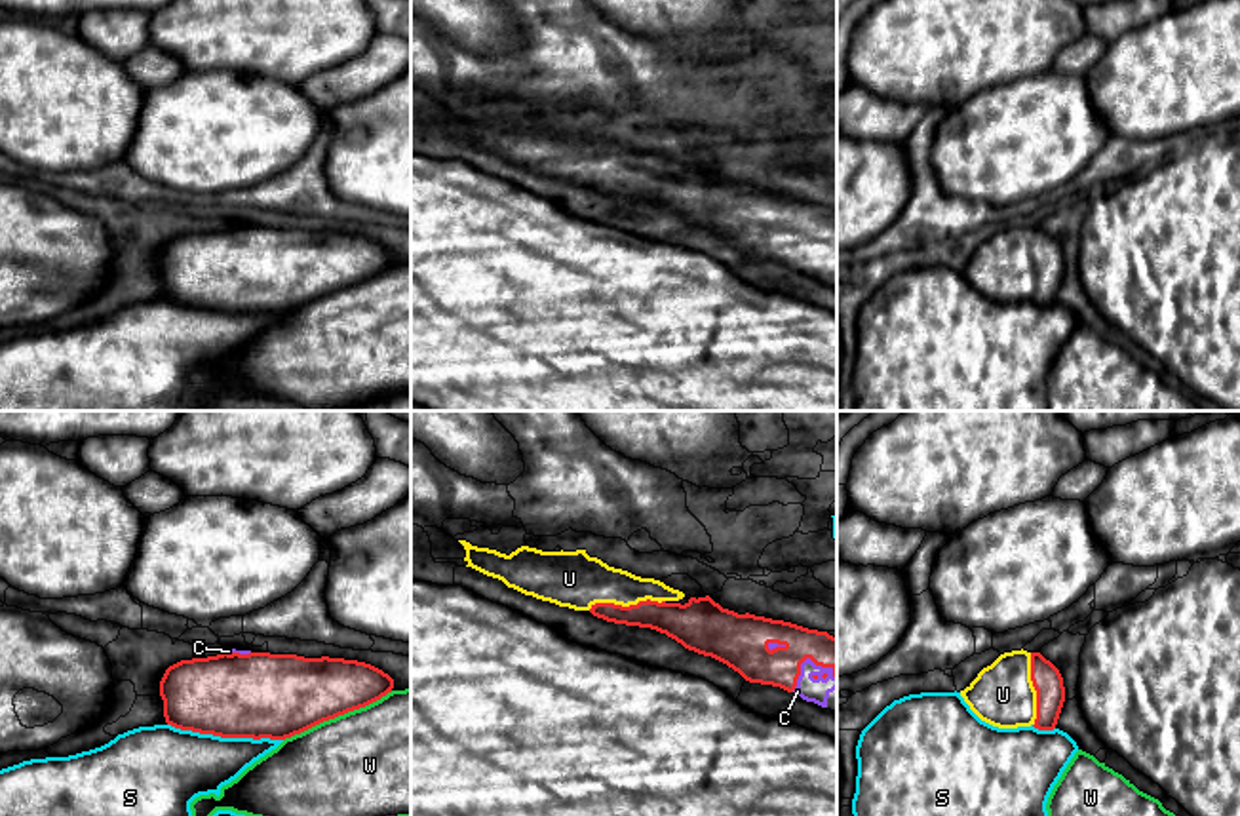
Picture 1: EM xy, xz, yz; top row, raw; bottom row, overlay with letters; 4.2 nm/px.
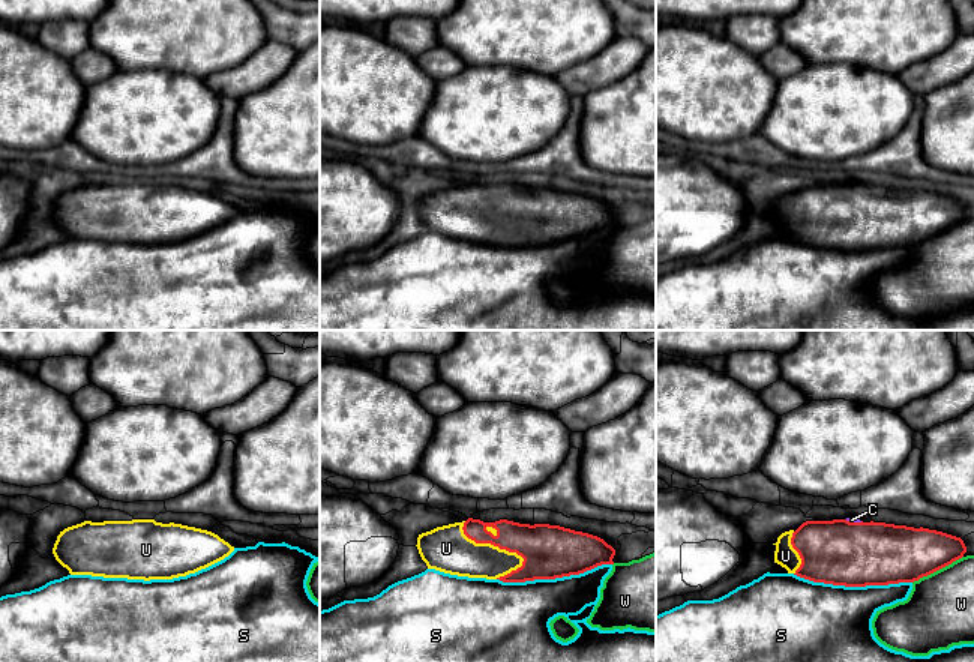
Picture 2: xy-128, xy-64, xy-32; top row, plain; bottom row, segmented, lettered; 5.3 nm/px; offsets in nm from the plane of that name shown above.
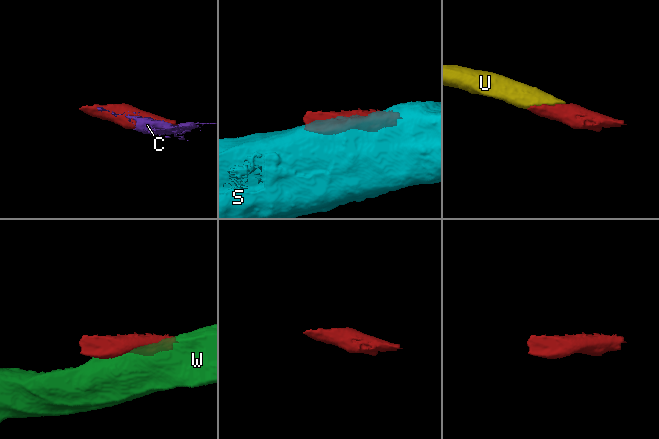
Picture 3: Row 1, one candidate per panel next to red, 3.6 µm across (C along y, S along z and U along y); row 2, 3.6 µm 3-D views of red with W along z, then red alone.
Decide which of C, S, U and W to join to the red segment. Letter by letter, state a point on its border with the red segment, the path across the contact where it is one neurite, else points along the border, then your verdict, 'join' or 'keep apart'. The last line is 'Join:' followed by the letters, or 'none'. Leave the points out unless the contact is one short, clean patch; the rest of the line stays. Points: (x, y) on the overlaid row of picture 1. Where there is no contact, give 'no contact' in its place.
C: xz (803, 660) | join
S: xy (225, 737) | keep apart
U: xz (626, 607) | join
W: xy (337, 716) | keep apart
Join: C, U

